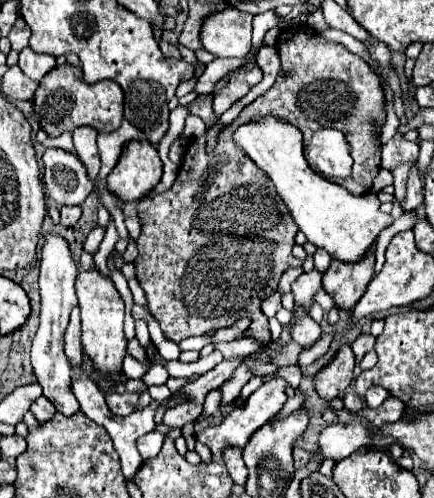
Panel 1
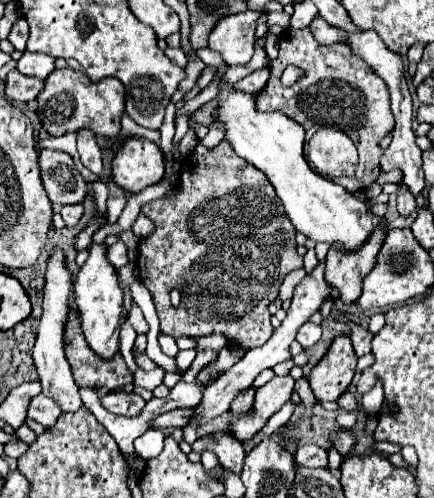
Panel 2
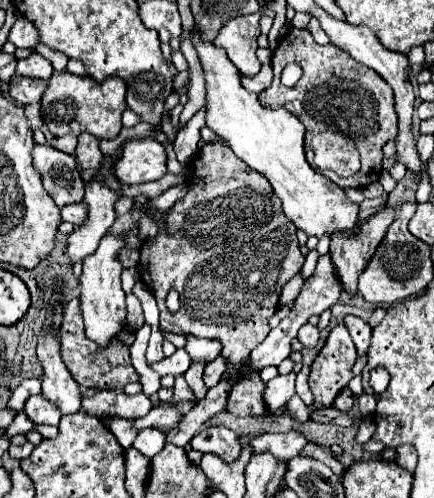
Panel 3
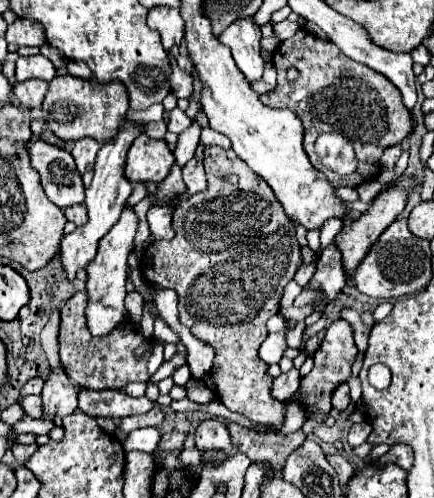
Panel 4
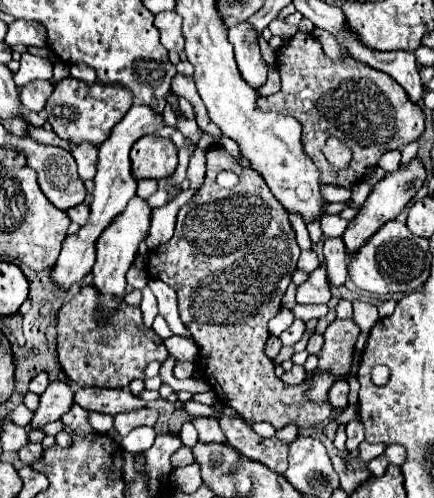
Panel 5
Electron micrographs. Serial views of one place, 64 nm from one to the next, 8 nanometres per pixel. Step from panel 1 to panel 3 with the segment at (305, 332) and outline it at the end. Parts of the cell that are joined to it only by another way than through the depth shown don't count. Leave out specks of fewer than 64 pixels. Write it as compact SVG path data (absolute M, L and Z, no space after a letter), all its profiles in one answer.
M304 324L298 332L298 340L302 342L304 348L314 348L320 340L320 330L318 326L312 326L312 324Z

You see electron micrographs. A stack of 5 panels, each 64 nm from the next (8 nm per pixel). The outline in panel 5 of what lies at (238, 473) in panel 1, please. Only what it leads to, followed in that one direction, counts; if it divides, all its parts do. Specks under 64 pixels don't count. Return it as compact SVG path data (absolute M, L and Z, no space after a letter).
M196 418L194 426L198 430L198 440L204 444L216 442L216 444L226 444L226 436L218 424L216 418Z

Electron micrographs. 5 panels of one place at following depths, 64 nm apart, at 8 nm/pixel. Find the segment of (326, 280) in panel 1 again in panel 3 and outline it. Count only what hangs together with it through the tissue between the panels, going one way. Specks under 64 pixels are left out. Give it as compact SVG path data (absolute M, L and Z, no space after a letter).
M382 206L382 210L364 224L360 224L360 228L354 234L332 236L330 260L344 292L352 296L358 292L356 280L360 278L360 272L364 272L364 268L368 266L372 252L376 252L380 240L384 238L384 232L392 222L394 212Z

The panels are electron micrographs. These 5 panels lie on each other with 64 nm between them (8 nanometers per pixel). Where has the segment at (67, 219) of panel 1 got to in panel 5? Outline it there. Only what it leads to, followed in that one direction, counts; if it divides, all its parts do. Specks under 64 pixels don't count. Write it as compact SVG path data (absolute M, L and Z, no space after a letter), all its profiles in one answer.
M86 202L84 204L78 204L76 208L70 208L66 214L68 214L68 218L72 222L76 222L78 226L84 226L88 222L88 204Z

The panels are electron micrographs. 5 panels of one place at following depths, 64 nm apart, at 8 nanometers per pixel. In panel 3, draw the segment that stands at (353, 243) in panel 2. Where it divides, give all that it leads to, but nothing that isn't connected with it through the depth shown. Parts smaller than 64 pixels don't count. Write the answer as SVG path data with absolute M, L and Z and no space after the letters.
M194 34L192 40L206 74L208 128L224 138L240 160L266 176L274 188L274 194L282 200L284 214L294 222L298 230L316 238L324 234L332 236L336 232L354 232L360 224L360 204L354 204L340 186L330 182L306 162L302 122L284 108L262 108L258 96L242 88L242 76L222 48L216 48L210 42L202 42L198 34Z

